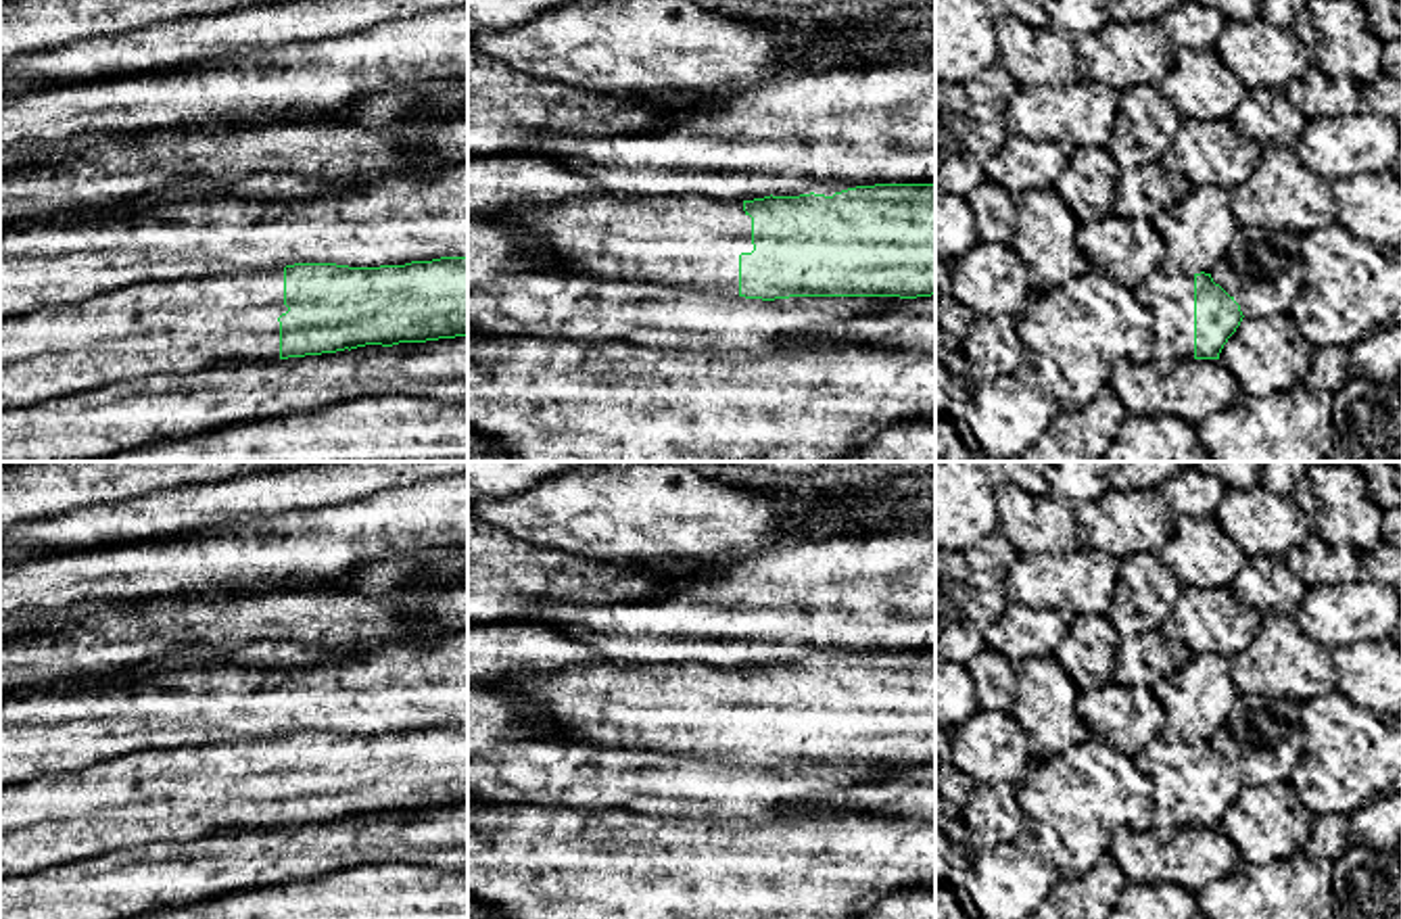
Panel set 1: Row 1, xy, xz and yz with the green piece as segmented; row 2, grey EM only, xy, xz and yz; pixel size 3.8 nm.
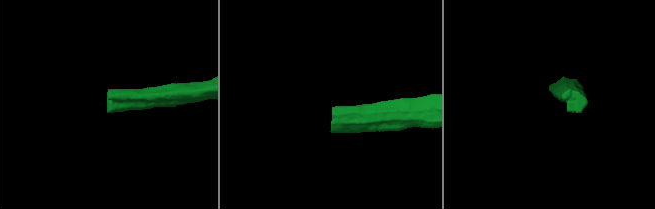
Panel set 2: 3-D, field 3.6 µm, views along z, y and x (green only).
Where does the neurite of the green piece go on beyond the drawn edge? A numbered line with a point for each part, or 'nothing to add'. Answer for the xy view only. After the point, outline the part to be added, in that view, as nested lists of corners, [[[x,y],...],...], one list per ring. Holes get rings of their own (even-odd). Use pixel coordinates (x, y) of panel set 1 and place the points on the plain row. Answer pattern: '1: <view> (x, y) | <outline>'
1: xy (176, 794) | [[[284,735],[142,750],[0,785],[0,877],[211,831],[280,827]]]

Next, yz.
1: yz (1168, 761) | [[[1165,729],[1136,758],[1153,781],[1157,827],[1194,827],[1194,741]]]

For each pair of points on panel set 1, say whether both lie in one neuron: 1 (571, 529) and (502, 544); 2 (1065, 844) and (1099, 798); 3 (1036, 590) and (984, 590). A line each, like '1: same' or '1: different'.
1: different
2: same
3: different

